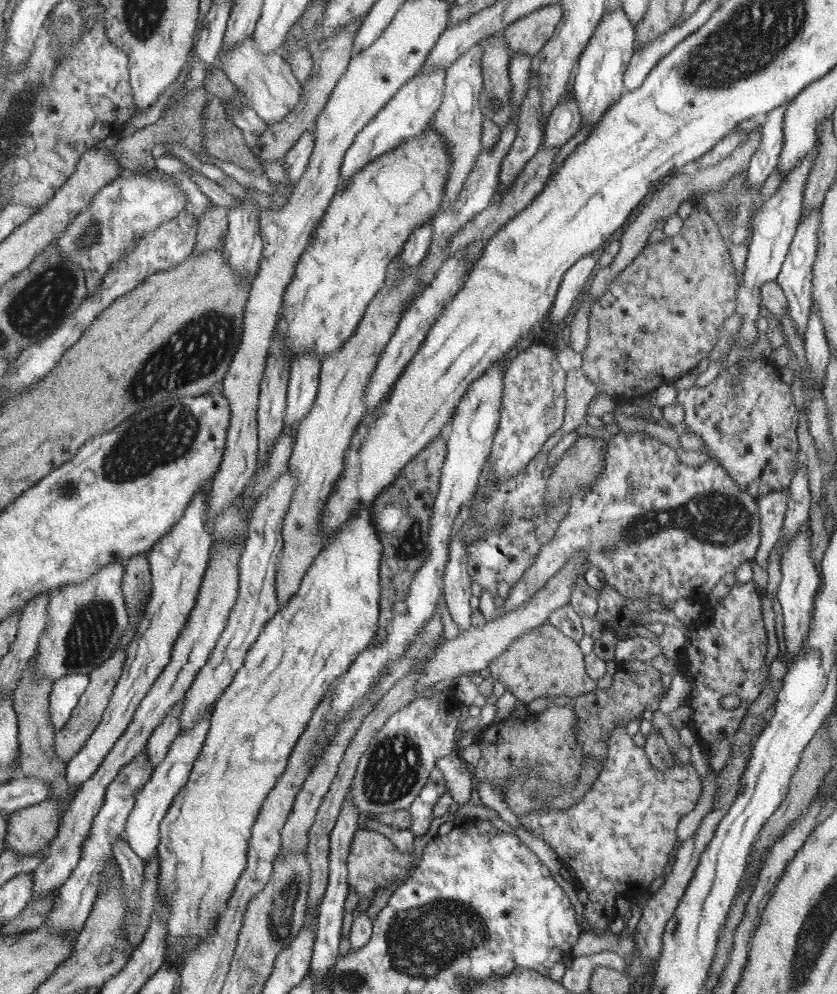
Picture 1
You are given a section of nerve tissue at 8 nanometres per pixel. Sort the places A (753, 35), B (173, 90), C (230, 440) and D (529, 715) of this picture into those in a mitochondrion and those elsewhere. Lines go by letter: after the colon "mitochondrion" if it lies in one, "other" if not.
A: mitochondrion
B: other
C: other
D: other

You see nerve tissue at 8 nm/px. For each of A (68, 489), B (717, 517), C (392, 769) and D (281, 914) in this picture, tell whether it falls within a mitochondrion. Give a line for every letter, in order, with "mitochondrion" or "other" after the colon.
A: mitochondrion
B: mitochondrion
C: mitochondrion
D: mitochondrion

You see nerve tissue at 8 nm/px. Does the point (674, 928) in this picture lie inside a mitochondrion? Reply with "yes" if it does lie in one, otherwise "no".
no

